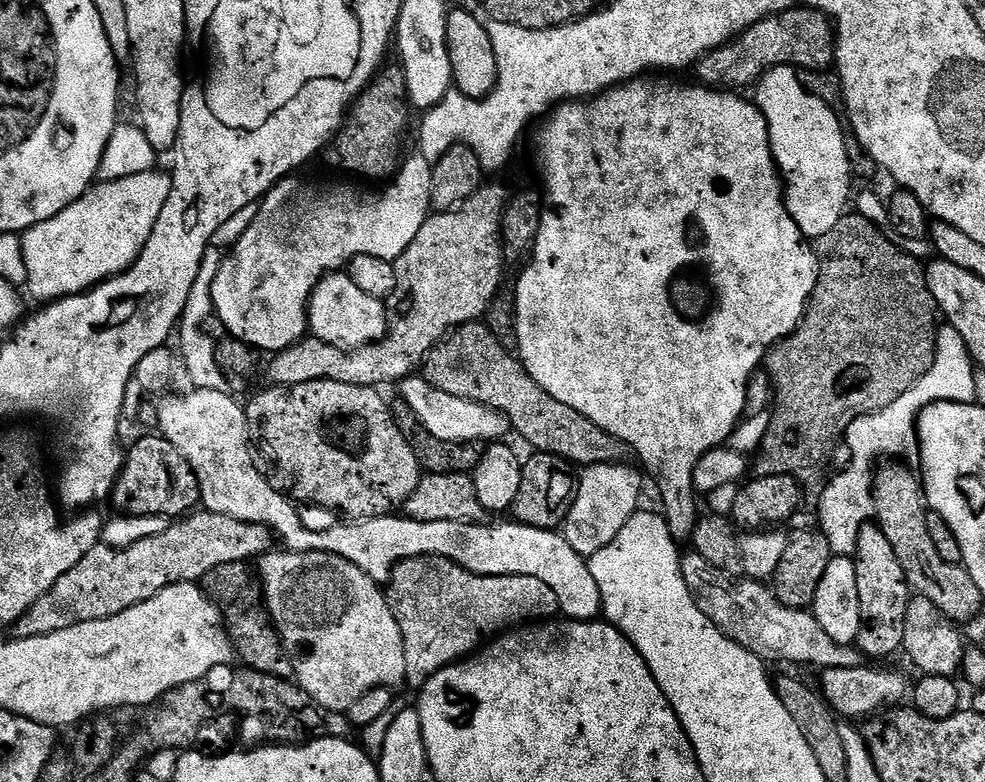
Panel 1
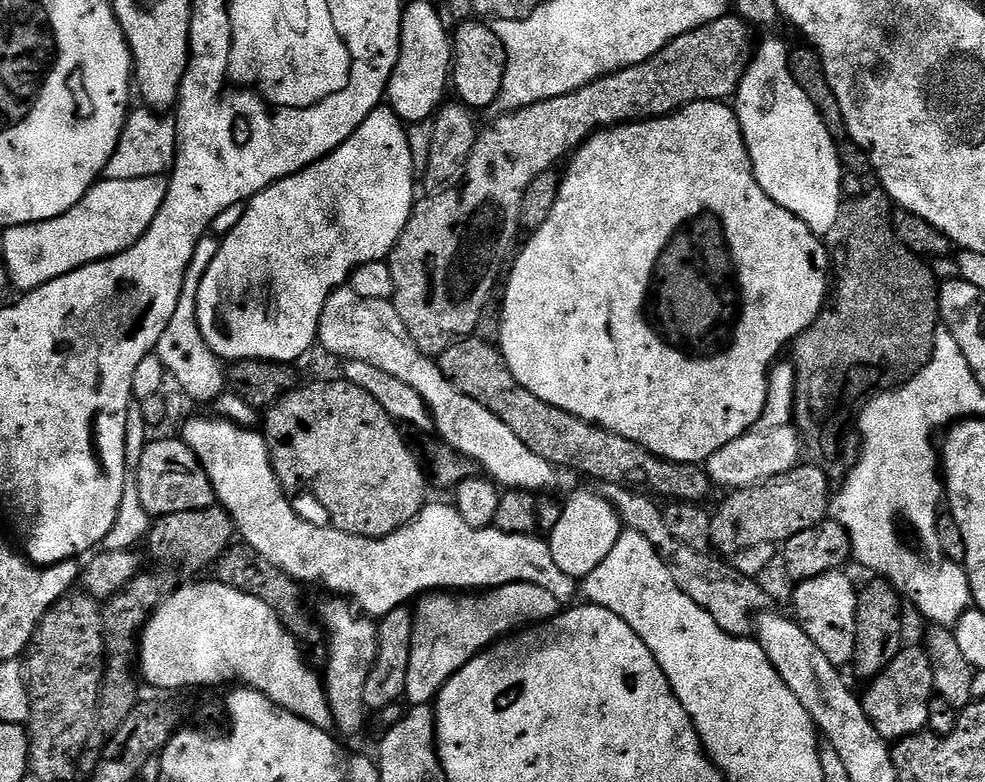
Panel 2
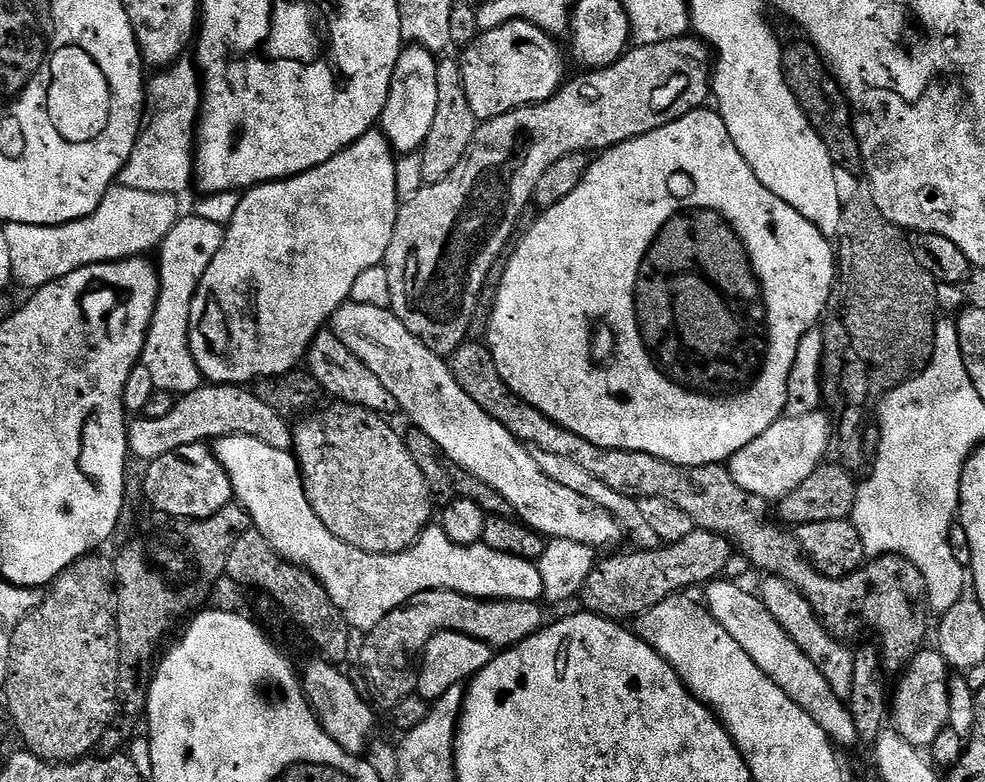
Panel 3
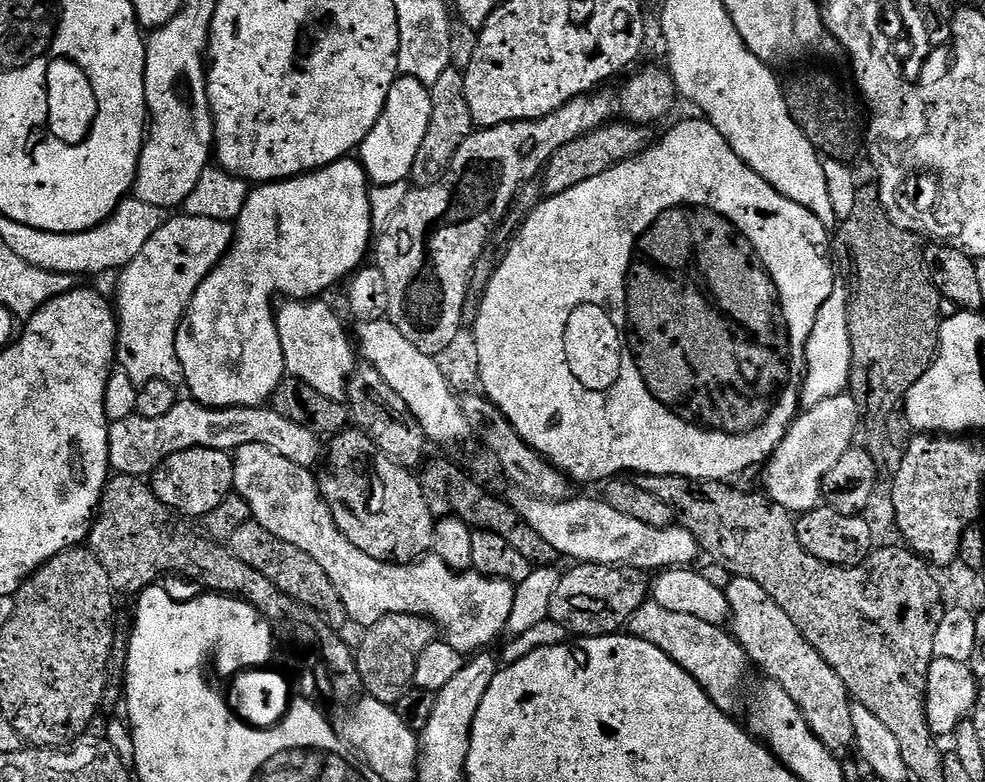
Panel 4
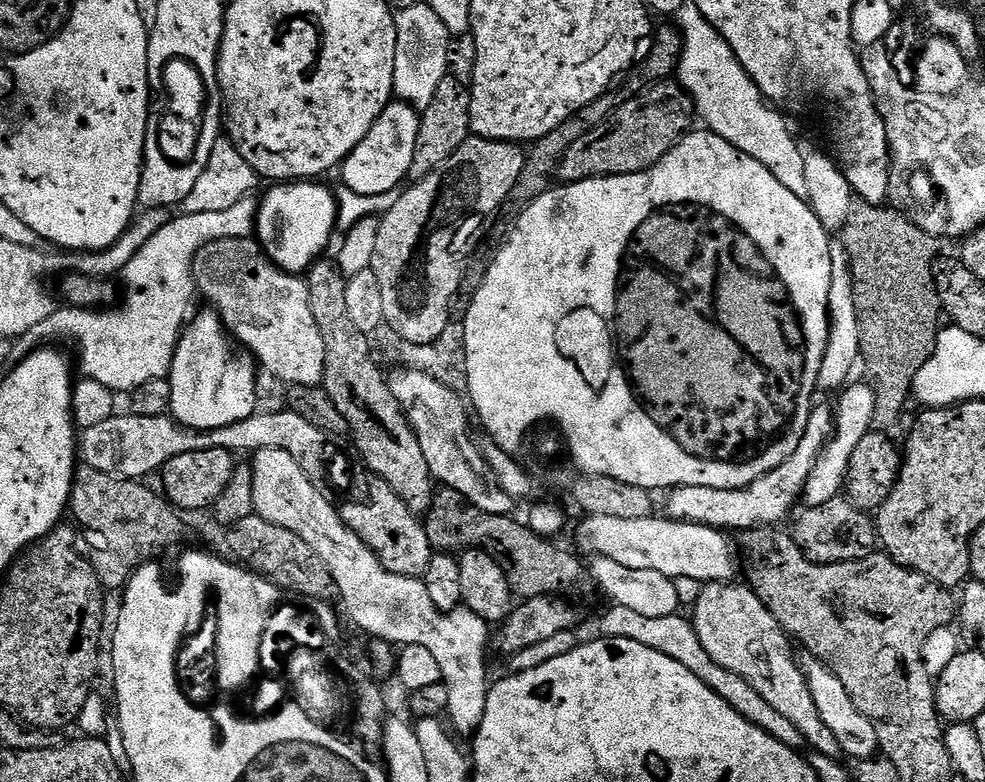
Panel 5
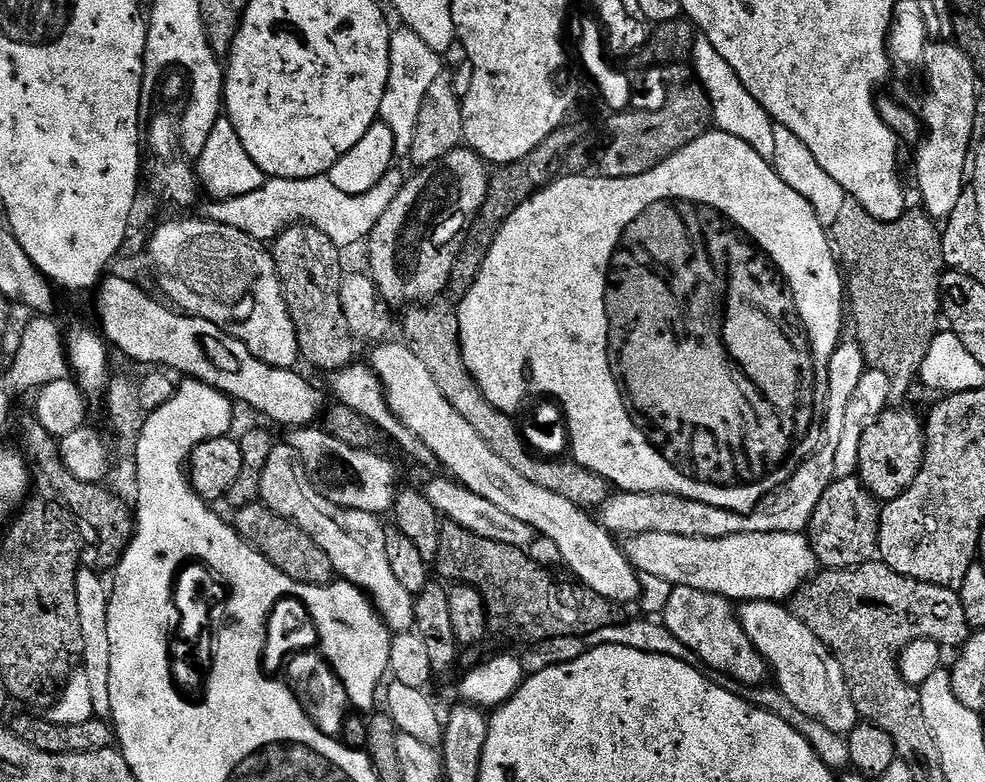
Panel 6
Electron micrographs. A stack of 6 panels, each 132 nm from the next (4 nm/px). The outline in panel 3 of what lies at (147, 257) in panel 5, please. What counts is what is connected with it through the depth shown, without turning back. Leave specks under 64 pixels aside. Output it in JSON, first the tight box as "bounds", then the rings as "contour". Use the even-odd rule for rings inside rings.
{"bounds":[142,214,224,397],"contour":[[[188,214],[172,227],[170,234],[166,234],[159,246],[160,297],[152,325],[148,328],[142,357],[142,367],[150,370],[150,378],[154,378],[154,386],[159,391],[181,397],[202,387],[202,377],[188,345],[190,306],[202,282],[202,274],[206,274],[206,266],[210,266],[214,254],[218,254],[222,246],[224,229],[223,224],[206,222],[206,218]]]}

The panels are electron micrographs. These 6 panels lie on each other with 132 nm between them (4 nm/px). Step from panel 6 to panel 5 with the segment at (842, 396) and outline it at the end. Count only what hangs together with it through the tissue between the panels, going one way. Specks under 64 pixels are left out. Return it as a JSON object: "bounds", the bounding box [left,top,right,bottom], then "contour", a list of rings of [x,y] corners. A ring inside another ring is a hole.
{"bounds":[667,403,834,530],"contour":[[[817,403],[812,409],[812,417],[808,420],[808,429],[804,432],[802,442],[791,460],[782,462],[770,474],[758,478],[750,486],[734,490],[714,490],[710,486],[686,486],[673,488],[667,493],[667,519],[681,520],[684,524],[705,524],[711,528],[729,530],[751,530],[765,526],[776,526],[779,520],[793,515],[792,507],[803,497],[804,487],[818,458],[820,451],[828,443],[828,437],[834,431],[834,412],[831,407]]]}

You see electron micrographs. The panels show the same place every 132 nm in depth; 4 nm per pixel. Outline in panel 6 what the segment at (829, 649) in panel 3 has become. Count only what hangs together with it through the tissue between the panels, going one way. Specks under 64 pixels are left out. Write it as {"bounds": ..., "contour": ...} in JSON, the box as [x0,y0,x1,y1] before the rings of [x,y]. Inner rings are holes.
{"bounds":[662,586,769,686],"contour":[[[676,586],[673,587],[669,601],[662,605],[662,612],[664,628],[670,630],[670,634],[682,642],[682,646],[689,648],[705,669],[725,672],[730,679],[737,680],[740,686],[760,686],[767,681],[764,679],[769,679],[768,664],[744,633],[737,609],[726,597]]]}

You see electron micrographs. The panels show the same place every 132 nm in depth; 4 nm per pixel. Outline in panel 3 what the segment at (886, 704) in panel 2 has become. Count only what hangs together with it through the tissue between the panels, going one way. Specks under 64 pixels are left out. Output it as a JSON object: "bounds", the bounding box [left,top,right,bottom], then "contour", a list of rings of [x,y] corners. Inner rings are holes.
{"bounds":[890,650,950,750],"contour":[[[921,650],[911,660],[908,667],[899,673],[900,681],[890,696],[890,728],[902,734],[910,746],[921,750],[931,749],[934,738],[948,727],[950,714],[950,666],[938,650]]]}

